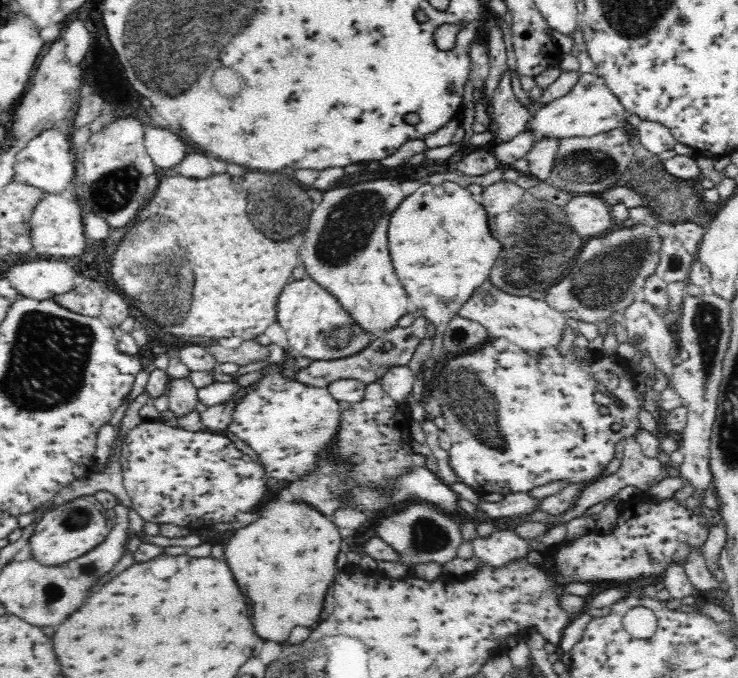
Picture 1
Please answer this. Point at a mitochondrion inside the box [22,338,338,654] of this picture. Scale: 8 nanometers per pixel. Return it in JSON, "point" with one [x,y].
{"point":[78,517]}

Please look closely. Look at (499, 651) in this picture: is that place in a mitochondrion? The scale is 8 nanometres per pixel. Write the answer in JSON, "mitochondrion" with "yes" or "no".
{"mitochondrion":"no"}

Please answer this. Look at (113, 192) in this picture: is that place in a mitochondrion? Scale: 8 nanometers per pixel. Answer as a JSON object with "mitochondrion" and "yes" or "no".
{"mitochondrion":"yes"}

